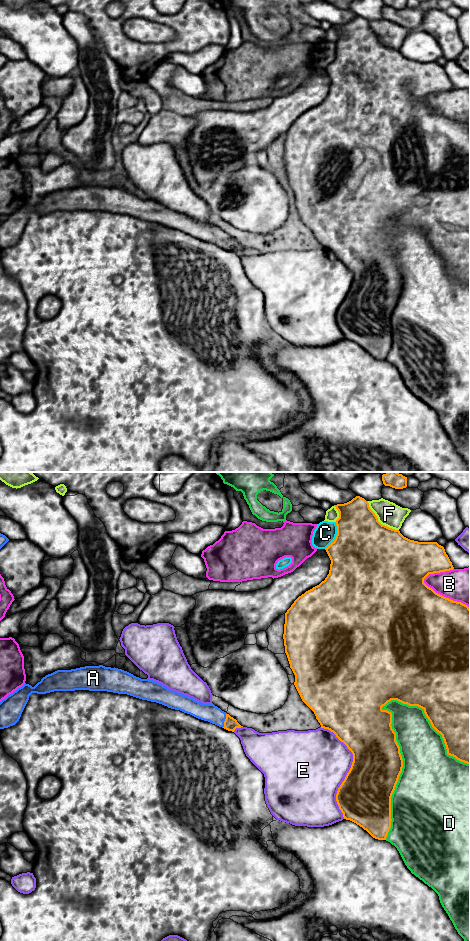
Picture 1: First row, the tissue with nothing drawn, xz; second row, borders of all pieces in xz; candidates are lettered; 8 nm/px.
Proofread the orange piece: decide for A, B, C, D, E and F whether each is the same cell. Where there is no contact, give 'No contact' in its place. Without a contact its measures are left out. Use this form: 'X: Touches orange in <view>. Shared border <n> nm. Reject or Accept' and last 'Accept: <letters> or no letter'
A: Touches orange in xz. Shared border 120 nm. Accept
B: Touches orange in xz. Shared border 440 nm. Reject
C: Touches orange in xz. Shared border 240 nm. Reject
D: Touches orange in xz. Shared border 1150 nm. Reject
E: Touches orange in xz. Shared border 750 nm. Reject
F: Touches orange in xz. Shared border 340 nm. Reject
Accept: A

